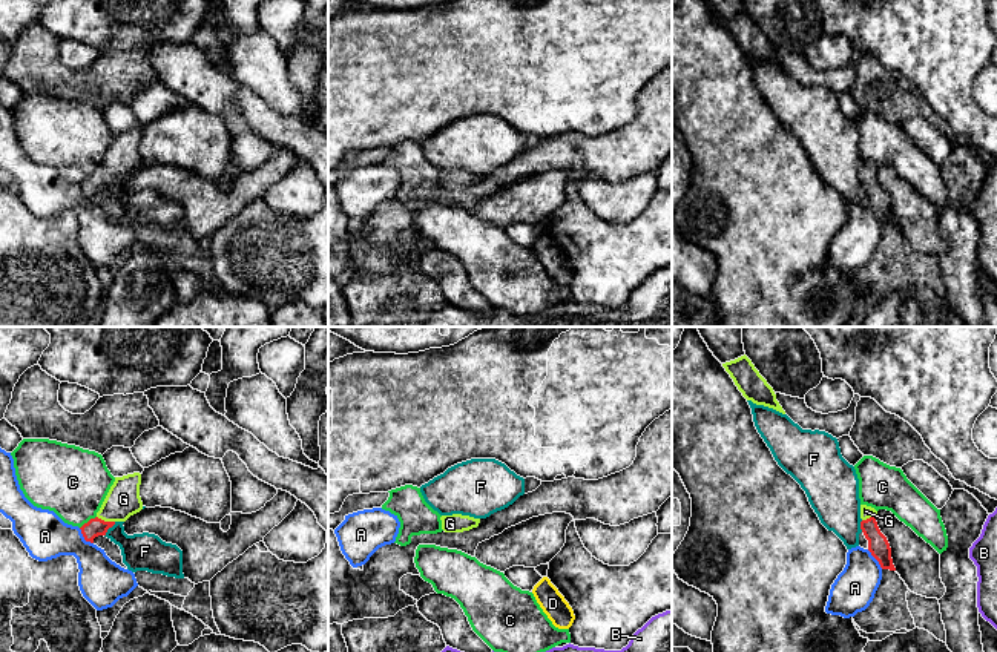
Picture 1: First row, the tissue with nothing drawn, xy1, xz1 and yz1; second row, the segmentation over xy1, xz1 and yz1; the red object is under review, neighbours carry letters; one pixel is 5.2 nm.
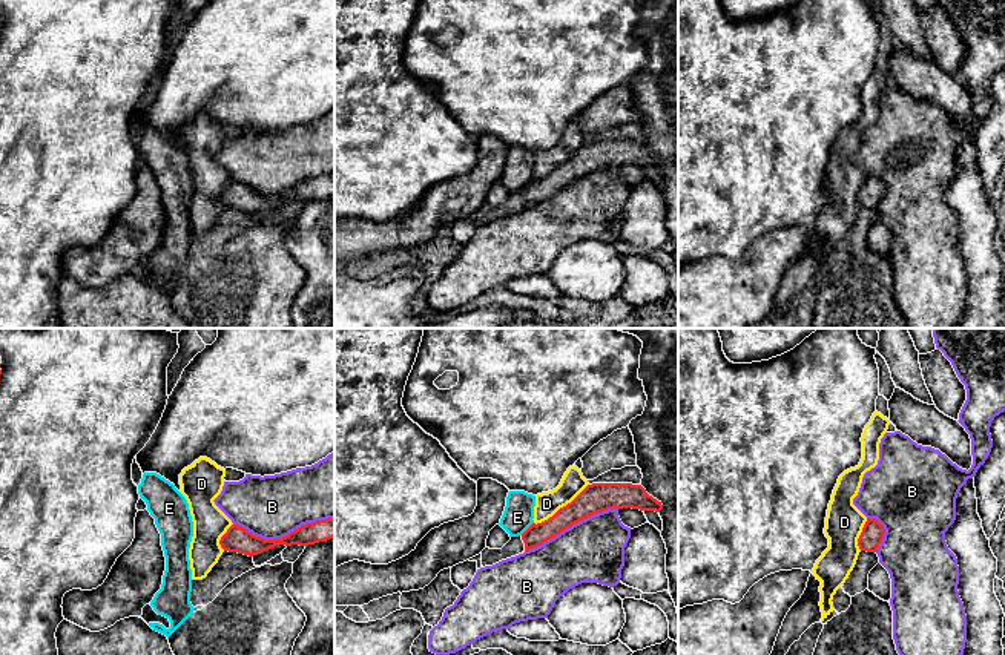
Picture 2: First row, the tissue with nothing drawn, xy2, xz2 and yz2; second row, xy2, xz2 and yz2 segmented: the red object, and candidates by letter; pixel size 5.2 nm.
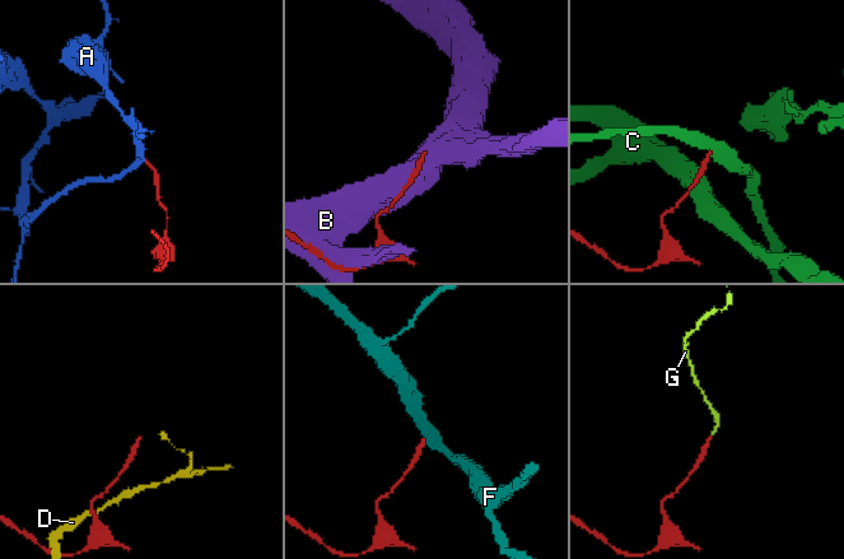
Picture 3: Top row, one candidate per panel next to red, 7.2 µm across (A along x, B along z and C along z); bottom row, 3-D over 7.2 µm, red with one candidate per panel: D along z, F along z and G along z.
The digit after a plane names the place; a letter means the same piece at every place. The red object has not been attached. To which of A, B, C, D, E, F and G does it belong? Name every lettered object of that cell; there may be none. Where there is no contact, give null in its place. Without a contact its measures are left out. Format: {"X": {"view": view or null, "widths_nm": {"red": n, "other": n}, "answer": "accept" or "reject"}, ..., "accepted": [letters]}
{"A": {"view": "xy1", "widths_nm": {"red": 100, "other": 240}, "answer": "reject"}, "B": {"view": "xy2", "widths_nm": {"red": 140, "other": 340}, "answer": "reject"}, "C": {"view": "xy1", "widths_nm": {"red": 100, "other": 360}, "answer": "reject"}, "D": {"view": "xz2", "widths_nm": {"red": 160, "other": 130}, "answer": "reject"}, "E": {"view": "xz2", "widths_nm": {"red": 110, "other": 160}, "answer": "reject"}, "F": {"view": "xy1", "widths_nm": {"red": 100, "other": 190}, "answer": "reject"}, "G": {"view": "xy1", "widths_nm": {"red": 100, "other": 180}, "answer": "accept"}, "accepted": ["G"]}

